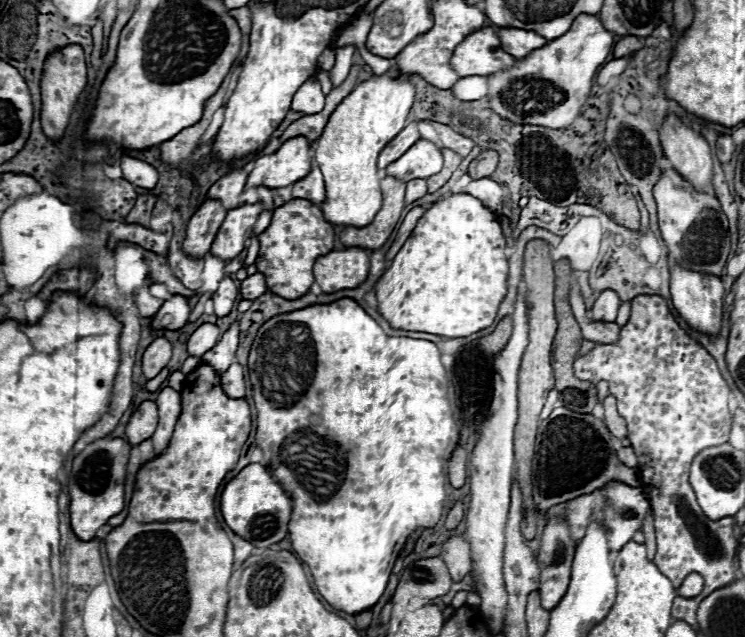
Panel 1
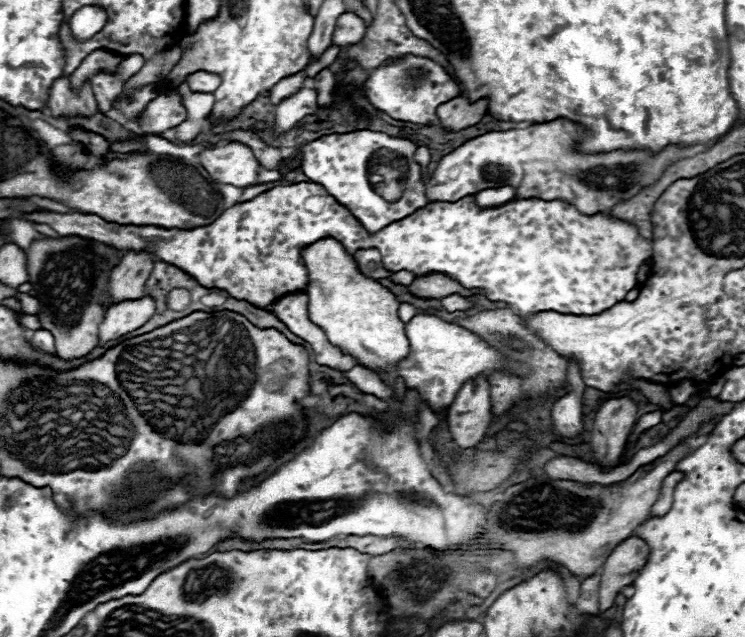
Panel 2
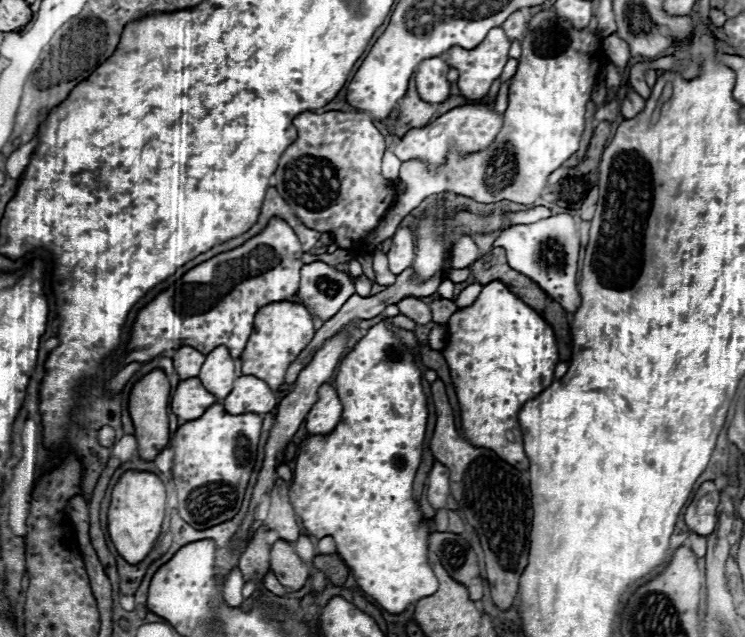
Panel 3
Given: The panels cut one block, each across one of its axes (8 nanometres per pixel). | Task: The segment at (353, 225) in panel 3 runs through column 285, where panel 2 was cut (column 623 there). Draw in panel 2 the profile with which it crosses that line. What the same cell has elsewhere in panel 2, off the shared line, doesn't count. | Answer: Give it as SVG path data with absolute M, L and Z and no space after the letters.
M552 120L532 124L524 130L486 132L472 138L438 162L436 170L426 182L424 194L428 196L428 204L456 202L484 188L512 186L516 190L516 198L566 200L584 214L610 212L616 202L632 198L642 186L656 182L680 154L678 146L668 146L656 156L646 150L616 150L598 156L584 156L572 152L574 142L582 134L584 130L568 120Z

